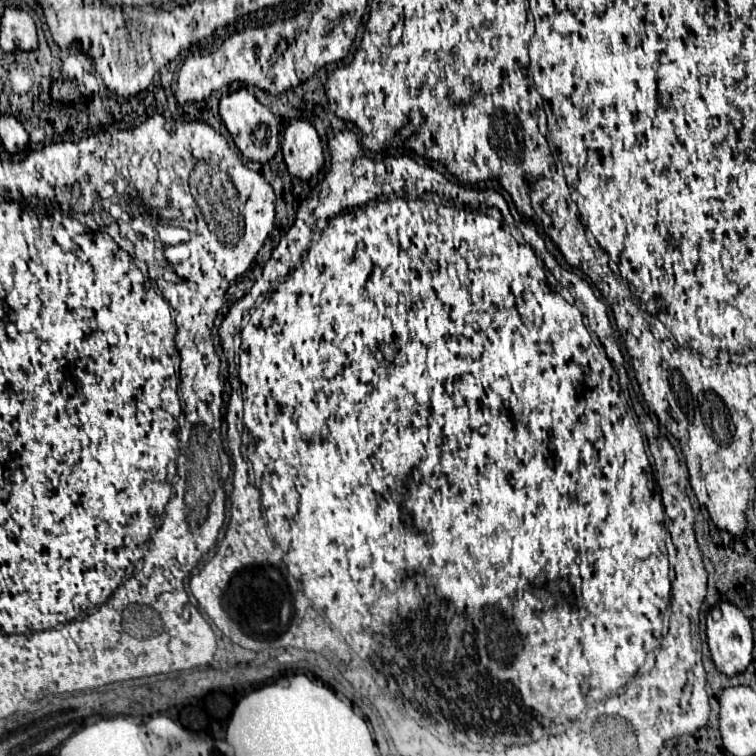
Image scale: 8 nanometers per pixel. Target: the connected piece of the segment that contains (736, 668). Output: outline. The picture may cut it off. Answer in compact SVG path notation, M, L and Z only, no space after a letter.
M729 601L717 605L719 617L707 617L707 643L715 667L725 675L737 675L751 663L753 633L749 619Z

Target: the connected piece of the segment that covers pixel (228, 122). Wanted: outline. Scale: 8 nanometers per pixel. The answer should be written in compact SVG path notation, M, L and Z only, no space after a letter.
M245 87L235 91L235 93L221 95L221 99L219 99L219 115L221 115L227 131L231 133L237 149L241 151L241 155L245 159L265 163L277 153L277 149L279 149L279 123L277 123L275 115L271 113L271 109L261 105L255 99L255 95L251 91L247 91Z

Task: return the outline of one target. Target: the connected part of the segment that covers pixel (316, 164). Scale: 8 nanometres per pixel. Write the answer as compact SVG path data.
M293 119L281 143L287 171L295 177L309 179L323 167L323 149L315 127L309 121Z

